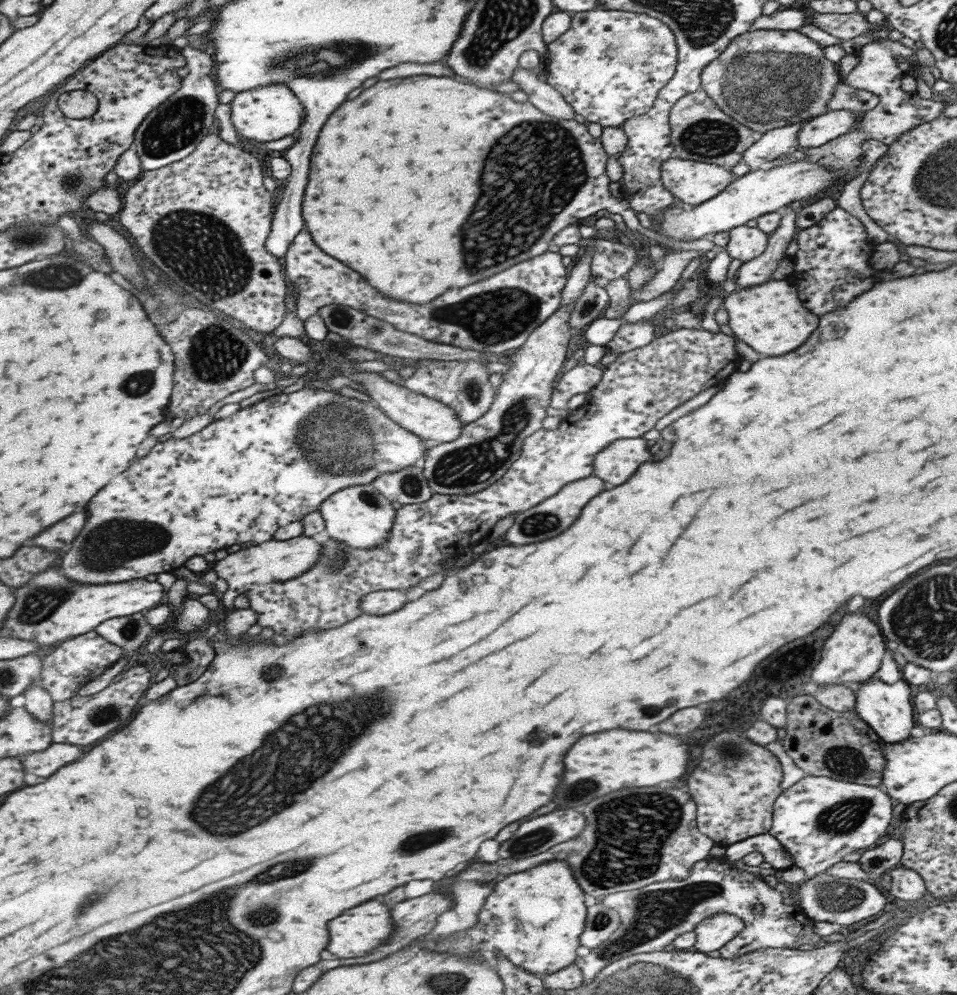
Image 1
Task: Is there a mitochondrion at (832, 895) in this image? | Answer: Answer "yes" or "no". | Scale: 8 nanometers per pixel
yes

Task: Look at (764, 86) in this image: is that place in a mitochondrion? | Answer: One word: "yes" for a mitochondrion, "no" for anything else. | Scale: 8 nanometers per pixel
yes

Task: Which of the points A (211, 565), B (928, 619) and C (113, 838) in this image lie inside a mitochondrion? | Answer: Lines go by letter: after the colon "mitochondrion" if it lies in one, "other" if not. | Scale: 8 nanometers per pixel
A: other
B: mitochondrion
C: other

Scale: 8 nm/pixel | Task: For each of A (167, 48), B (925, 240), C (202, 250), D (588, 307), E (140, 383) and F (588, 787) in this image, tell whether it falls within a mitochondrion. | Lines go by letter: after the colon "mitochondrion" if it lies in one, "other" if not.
A: other
B: other
C: mitochondrion
D: other
E: mitochondrion
F: mitochondrion

